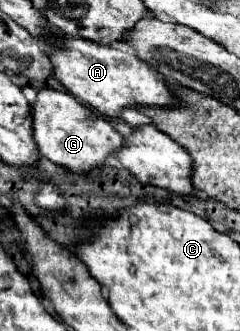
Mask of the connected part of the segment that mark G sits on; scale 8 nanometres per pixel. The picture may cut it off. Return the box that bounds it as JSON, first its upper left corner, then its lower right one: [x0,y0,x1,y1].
[31,87,123,171]

